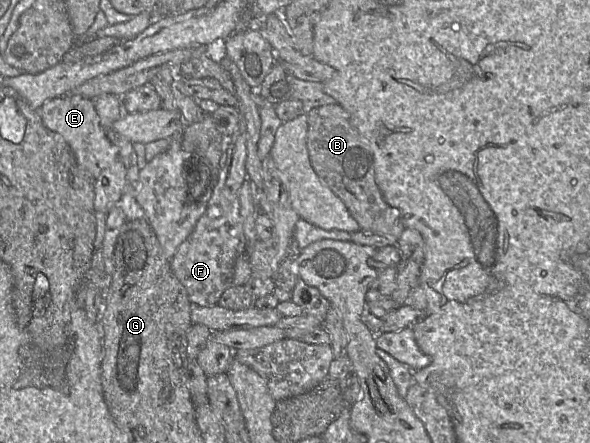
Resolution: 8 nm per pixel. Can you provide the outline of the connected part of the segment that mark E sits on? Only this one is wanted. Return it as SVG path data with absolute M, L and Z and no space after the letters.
M68 94L46 101L39 111L46 128L65 139L80 167L94 180L102 170L119 159L119 147L111 142L102 128L93 100Z

